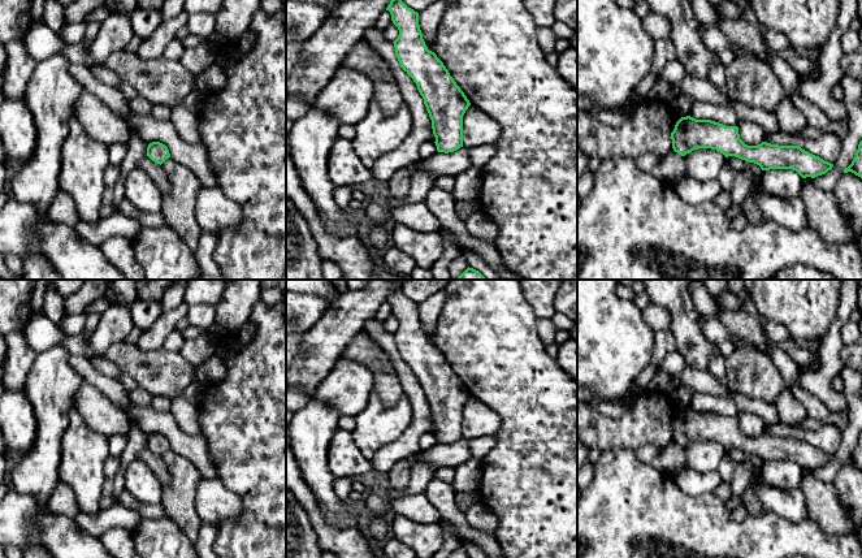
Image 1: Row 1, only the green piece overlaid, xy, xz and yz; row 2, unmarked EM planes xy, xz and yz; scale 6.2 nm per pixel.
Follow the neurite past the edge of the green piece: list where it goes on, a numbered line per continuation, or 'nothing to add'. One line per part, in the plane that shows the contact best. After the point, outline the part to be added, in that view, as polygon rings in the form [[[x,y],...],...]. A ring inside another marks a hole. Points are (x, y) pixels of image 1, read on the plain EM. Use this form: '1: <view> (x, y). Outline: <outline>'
nothing to add

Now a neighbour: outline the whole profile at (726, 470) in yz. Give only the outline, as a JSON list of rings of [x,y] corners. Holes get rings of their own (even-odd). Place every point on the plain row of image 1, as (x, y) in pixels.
[[[728,454],[724,455],[722,459],[720,466],[718,467],[718,473],[723,479],[723,483],[728,483],[732,480],[733,471],[736,468],[737,463],[729,457]]]

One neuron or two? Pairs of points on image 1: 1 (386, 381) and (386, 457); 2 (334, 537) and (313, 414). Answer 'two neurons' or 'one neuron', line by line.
1: two neurons
2: two neurons

